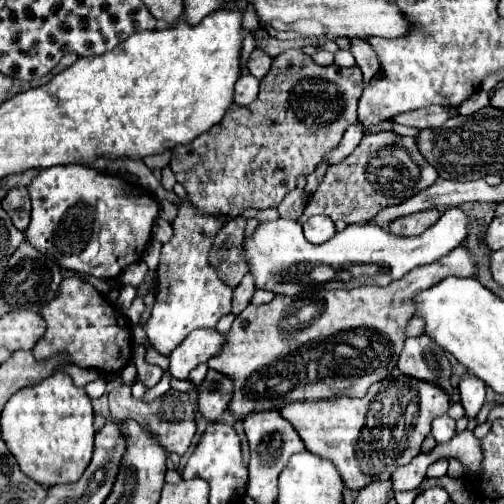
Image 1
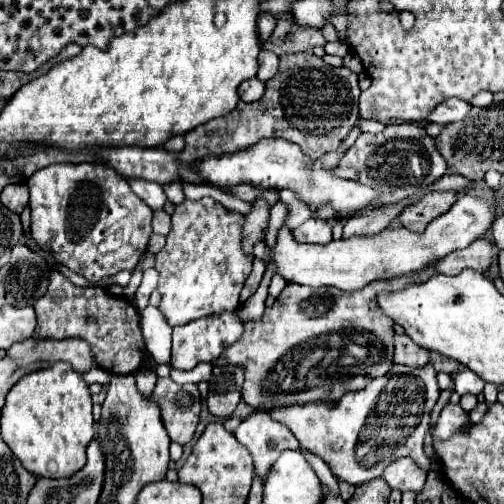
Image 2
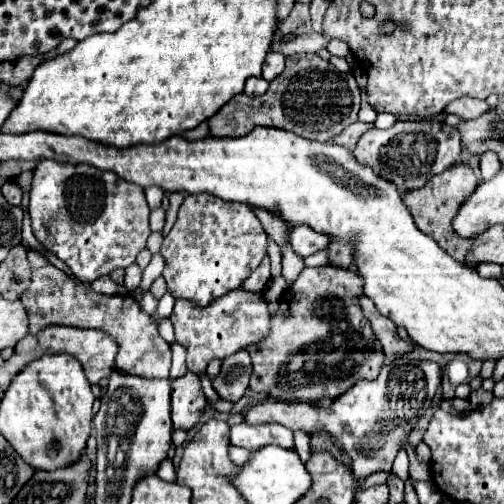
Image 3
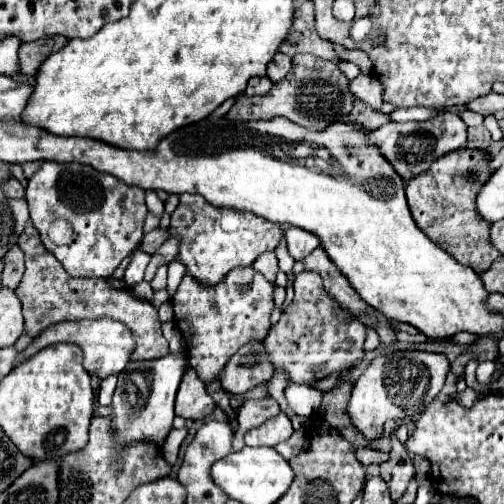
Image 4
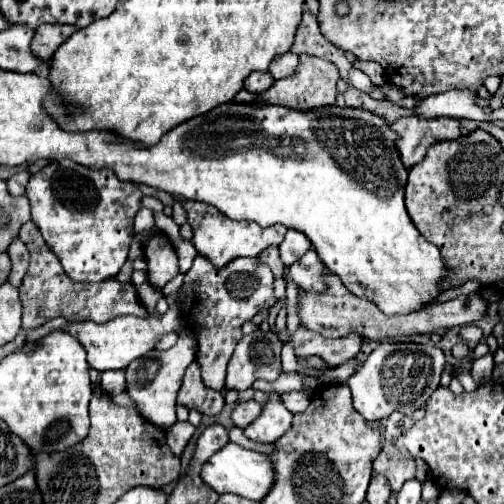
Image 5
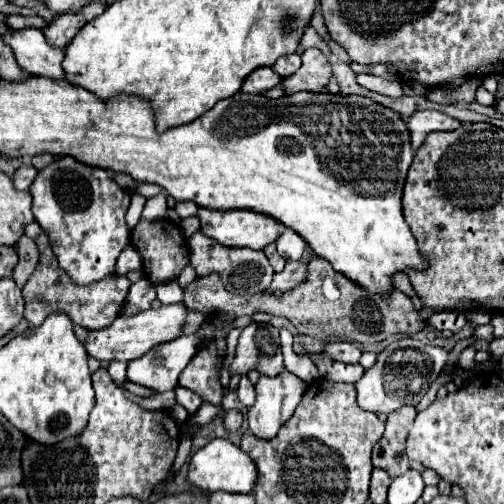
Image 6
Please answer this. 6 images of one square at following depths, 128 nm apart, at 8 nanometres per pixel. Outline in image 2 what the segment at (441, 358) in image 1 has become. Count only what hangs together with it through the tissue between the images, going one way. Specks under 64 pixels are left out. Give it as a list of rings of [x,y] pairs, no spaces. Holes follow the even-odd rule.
[[[408,334],[394,336],[394,348],[396,348],[396,352],[394,352],[396,364],[420,368],[420,366],[426,366],[430,362],[430,350],[414,344]]]

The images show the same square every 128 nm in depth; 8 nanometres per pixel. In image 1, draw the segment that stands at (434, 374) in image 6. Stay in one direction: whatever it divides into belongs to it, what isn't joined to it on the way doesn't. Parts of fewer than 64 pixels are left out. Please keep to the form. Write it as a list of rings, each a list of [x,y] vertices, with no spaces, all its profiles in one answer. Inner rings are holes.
[[[398,374],[376,382],[364,398],[336,398],[324,402],[290,402],[280,414],[296,428],[306,450],[336,464],[346,488],[360,490],[374,480],[390,480],[398,466],[408,464],[420,454],[420,444],[430,434],[432,420],[444,416],[450,408],[448,396],[432,384],[412,380]],[[370,410],[370,436],[364,436],[364,454],[356,454],[362,426],[368,428]]]

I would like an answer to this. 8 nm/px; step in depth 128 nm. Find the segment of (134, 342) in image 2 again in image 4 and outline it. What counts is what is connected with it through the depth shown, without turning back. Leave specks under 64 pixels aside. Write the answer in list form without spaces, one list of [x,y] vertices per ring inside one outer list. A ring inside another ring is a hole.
[[[30,222],[26,232],[18,238],[18,246],[26,254],[26,272],[20,286],[16,288],[16,296],[22,302],[28,336],[38,336],[44,328],[64,320],[112,318],[126,324],[134,338],[142,338],[142,352],[132,352],[130,360],[156,360],[168,354],[168,342],[162,336],[158,310],[150,302],[138,300],[128,290],[114,290],[102,278],[66,278],[66,270],[56,260],[56,256],[44,248],[36,228]]]

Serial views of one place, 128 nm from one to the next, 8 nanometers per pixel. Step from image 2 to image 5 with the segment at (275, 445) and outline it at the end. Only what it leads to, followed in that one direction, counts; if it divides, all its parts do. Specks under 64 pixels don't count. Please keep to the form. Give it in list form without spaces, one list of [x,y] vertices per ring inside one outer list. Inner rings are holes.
[[[272,398],[268,404],[264,404],[264,410],[260,418],[256,418],[244,434],[250,440],[256,442],[276,442],[280,436],[284,436],[292,426],[292,412],[284,408],[284,404],[278,398]]]

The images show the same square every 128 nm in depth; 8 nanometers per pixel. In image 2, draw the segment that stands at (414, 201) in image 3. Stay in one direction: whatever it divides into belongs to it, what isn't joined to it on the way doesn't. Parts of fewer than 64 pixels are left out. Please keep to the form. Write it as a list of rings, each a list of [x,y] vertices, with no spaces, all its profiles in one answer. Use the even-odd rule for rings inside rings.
[[[432,192],[432,194],[426,194],[420,202],[408,206],[398,216],[398,224],[402,224],[408,230],[414,230],[414,232],[424,232],[424,228],[436,216],[444,214],[456,200],[458,200],[458,194],[454,194],[454,192]]]

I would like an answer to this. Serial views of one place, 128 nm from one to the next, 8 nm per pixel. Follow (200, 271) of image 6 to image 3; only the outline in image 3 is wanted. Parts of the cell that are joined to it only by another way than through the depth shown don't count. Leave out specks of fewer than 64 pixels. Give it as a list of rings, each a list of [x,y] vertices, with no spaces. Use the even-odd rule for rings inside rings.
[[[242,288],[236,292],[228,292],[220,300],[212,302],[208,308],[196,308],[186,300],[176,300],[174,312],[170,316],[176,342],[186,348],[186,364],[194,374],[206,372],[206,366],[214,358],[228,358],[242,350],[248,344],[256,344],[268,334],[268,306],[262,294],[244,292]]]

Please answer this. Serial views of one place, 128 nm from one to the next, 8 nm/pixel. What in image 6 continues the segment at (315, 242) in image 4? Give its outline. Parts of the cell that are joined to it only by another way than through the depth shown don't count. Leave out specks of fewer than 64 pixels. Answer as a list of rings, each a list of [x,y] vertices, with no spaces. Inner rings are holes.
[[[284,230],[284,234],[276,240],[278,246],[278,254],[284,260],[300,260],[304,250],[306,250],[306,242],[304,238],[300,238],[300,234],[296,234],[294,230]]]

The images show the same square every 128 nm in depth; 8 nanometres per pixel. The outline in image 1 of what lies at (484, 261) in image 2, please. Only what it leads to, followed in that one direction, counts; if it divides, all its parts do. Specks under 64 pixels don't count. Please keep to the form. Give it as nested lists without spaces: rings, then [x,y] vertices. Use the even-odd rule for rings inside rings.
[[[454,248],[444,258],[418,266],[404,274],[400,280],[388,286],[358,286],[350,290],[326,290],[310,288],[304,296],[286,298],[276,296],[264,306],[248,306],[224,336],[222,350],[208,360],[208,368],[226,374],[234,382],[234,394],[228,410],[240,420],[252,412],[280,410],[284,404],[296,400],[328,400],[328,398],[362,398],[374,382],[384,380],[396,368],[402,354],[406,336],[406,326],[414,316],[412,298],[442,282],[444,278],[474,276],[476,266],[466,248]]]

